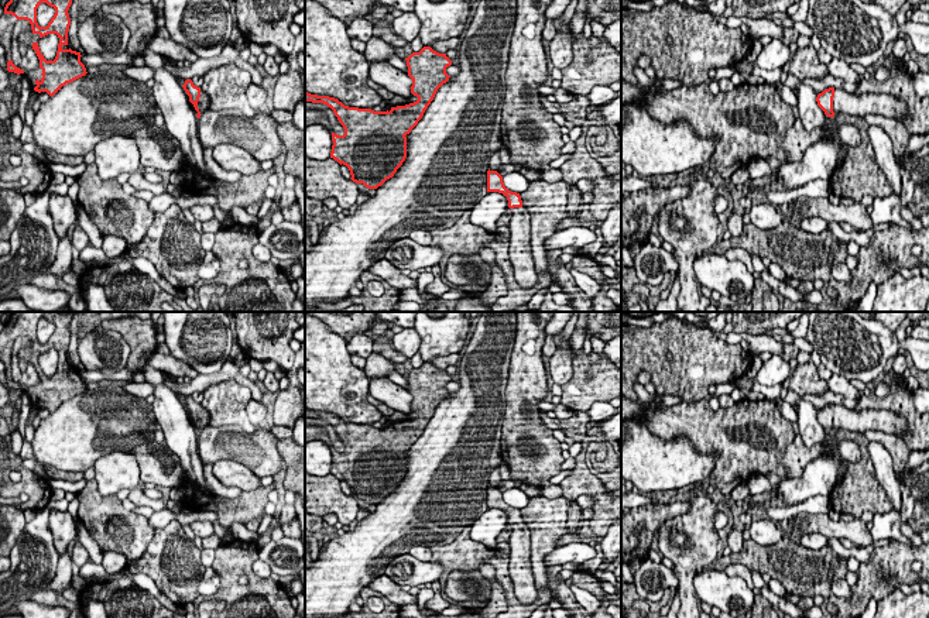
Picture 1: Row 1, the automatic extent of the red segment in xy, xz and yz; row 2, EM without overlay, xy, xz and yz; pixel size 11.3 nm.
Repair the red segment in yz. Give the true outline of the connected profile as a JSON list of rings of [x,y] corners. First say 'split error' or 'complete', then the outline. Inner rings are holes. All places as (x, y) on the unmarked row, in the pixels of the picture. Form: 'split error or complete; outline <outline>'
split error; outline [[[829,404],[817,411],[816,418],[827,433],[834,433],[839,428],[860,433],[877,430],[895,436],[904,436],[909,432],[904,416],[885,409],[863,409],[858,412],[841,404]]]

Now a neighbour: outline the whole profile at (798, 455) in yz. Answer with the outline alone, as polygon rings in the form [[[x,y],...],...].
[[[826,432],[826,442],[806,446],[801,435],[786,447],[782,464],[788,471],[786,478],[801,478],[805,467],[820,454],[830,454],[836,460],[843,459],[849,463],[860,461],[861,453],[857,443],[851,440],[836,440],[834,433]]]

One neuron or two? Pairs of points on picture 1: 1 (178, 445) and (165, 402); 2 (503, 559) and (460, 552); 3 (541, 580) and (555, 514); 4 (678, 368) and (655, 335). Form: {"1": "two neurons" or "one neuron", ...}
{"1": "one neuron", "2": "one neuron", "3": "one neuron", "4": "one neuron"}

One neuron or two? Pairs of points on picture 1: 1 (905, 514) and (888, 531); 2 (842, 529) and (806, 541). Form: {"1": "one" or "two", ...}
{"1": "one", "2": "two"}

